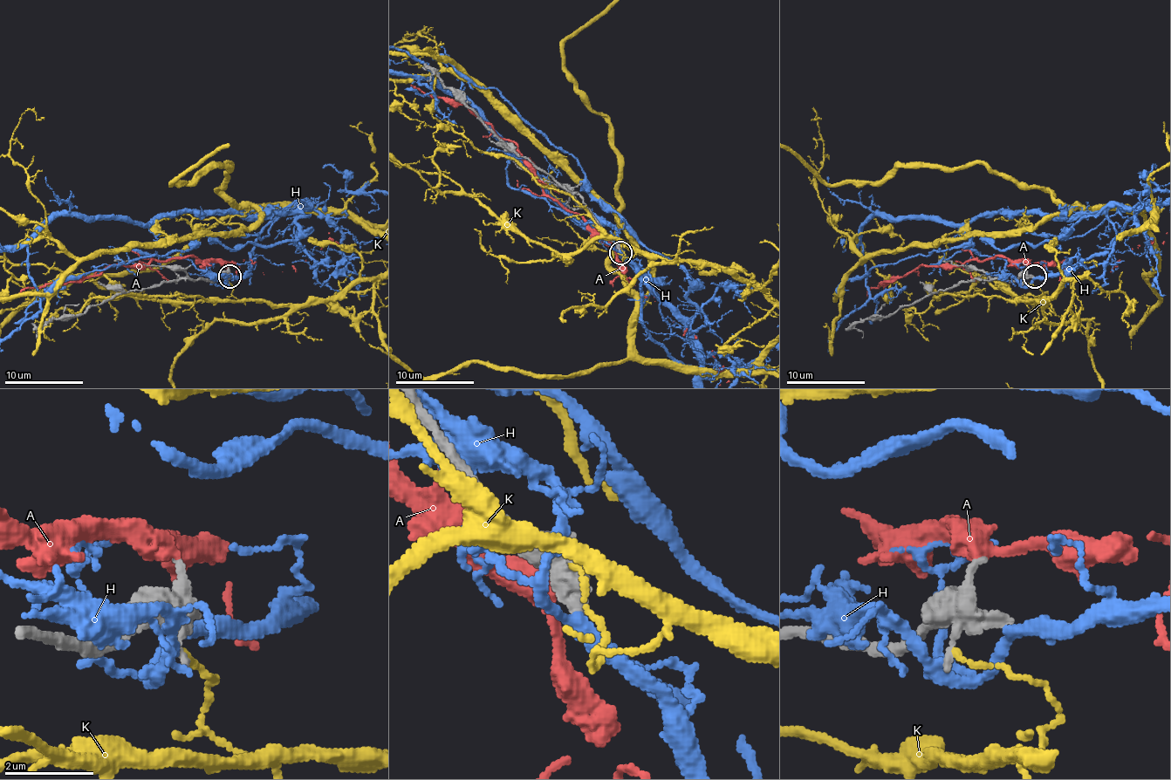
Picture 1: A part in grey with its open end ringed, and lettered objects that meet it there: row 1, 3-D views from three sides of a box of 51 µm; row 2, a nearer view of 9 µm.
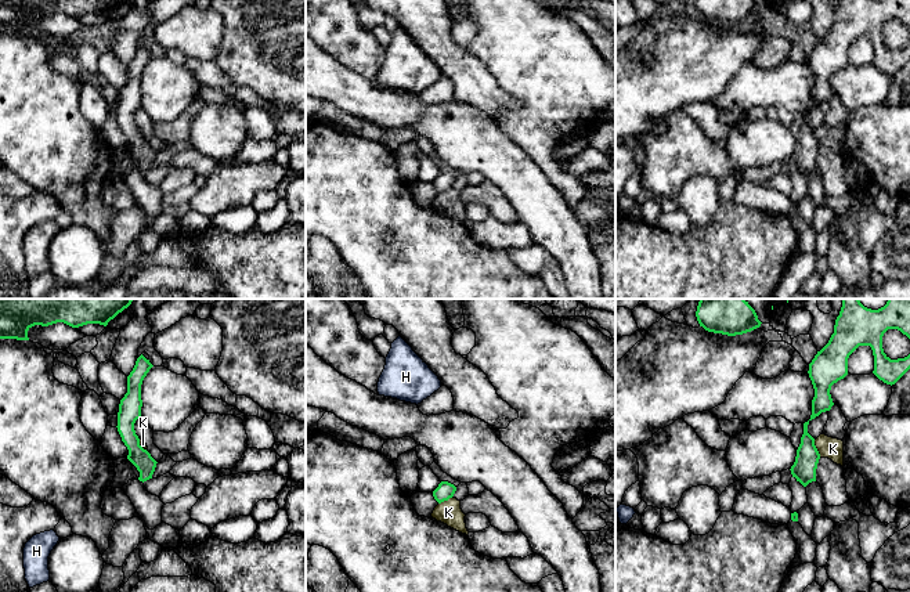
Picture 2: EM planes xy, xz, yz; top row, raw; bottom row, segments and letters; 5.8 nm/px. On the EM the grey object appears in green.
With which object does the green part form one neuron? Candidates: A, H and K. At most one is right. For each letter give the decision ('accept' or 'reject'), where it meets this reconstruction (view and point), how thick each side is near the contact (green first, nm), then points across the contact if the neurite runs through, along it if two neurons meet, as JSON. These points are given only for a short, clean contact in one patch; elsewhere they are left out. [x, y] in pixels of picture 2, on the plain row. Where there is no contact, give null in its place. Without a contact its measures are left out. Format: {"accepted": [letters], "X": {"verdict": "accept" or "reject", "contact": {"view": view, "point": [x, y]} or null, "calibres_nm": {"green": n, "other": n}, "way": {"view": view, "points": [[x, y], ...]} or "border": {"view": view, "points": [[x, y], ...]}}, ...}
{"accepted": [], "A": {"verdict": "reject", "contact": null}, "H": {"verdict": "reject", "contact": null}, "K": {"verdict": "reject", "contact": {"view": "yz", "point": [816, 139]}, "calibres_nm": {"green": 140, "other": 130}, "border": {"view": "yz", "points": [[813, 130], [820, 147]]}}}

